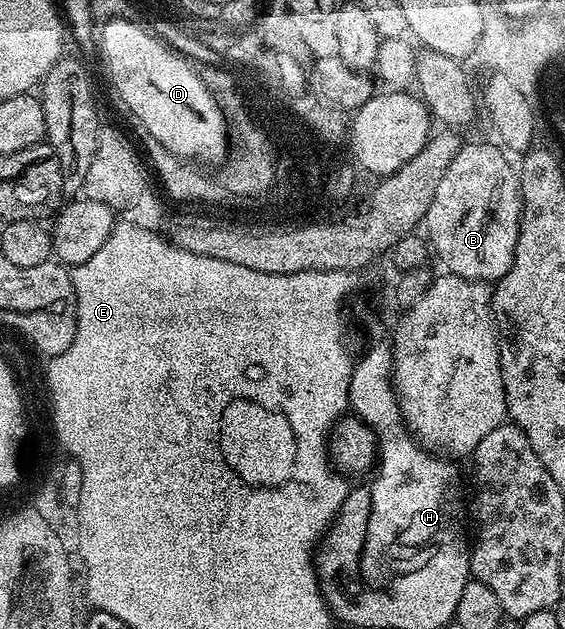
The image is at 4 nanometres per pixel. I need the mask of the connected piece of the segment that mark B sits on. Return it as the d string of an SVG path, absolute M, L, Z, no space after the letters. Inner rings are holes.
M468 141L459 149L457 156L453 156L453 164L445 168L441 184L437 184L433 204L429 204L429 212L425 219L425 227L427 226L425 234L434 257L439 257L447 265L444 267L450 273L488 284L498 282L505 276L505 272L509 272L517 248L519 219L523 216L523 201L519 195L519 176L516 167L513 162L511 166L510 160L506 158L508 155L498 145L495 146L490 146L487 142Z

